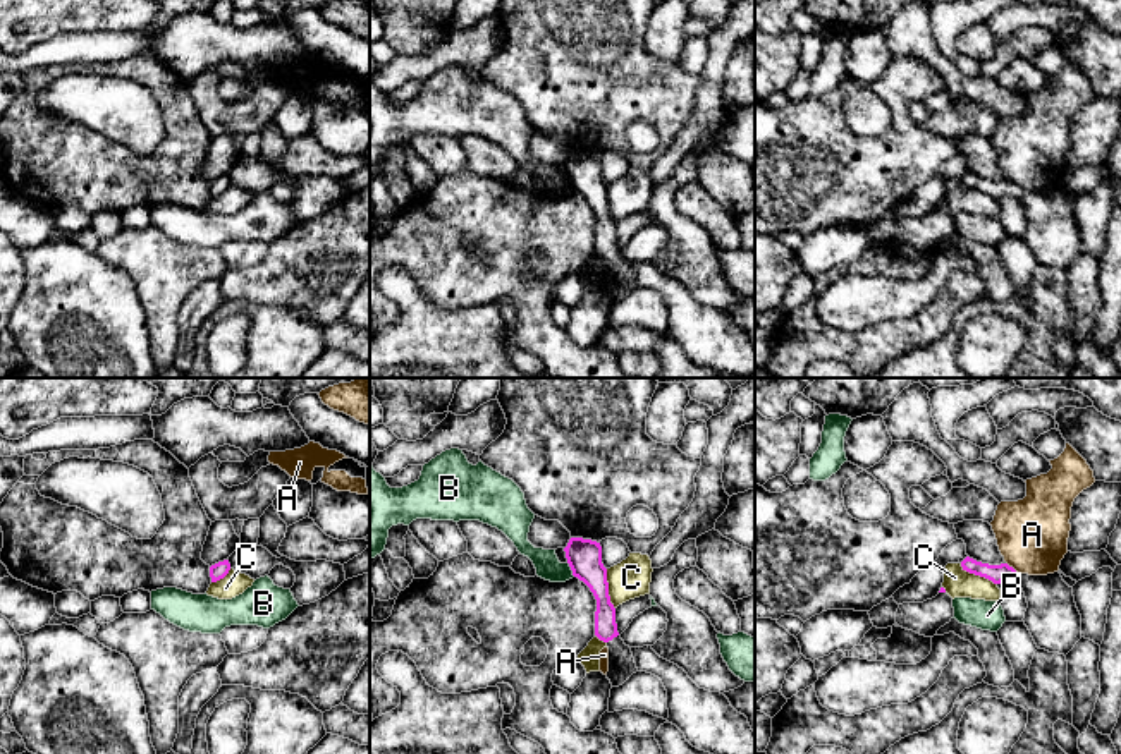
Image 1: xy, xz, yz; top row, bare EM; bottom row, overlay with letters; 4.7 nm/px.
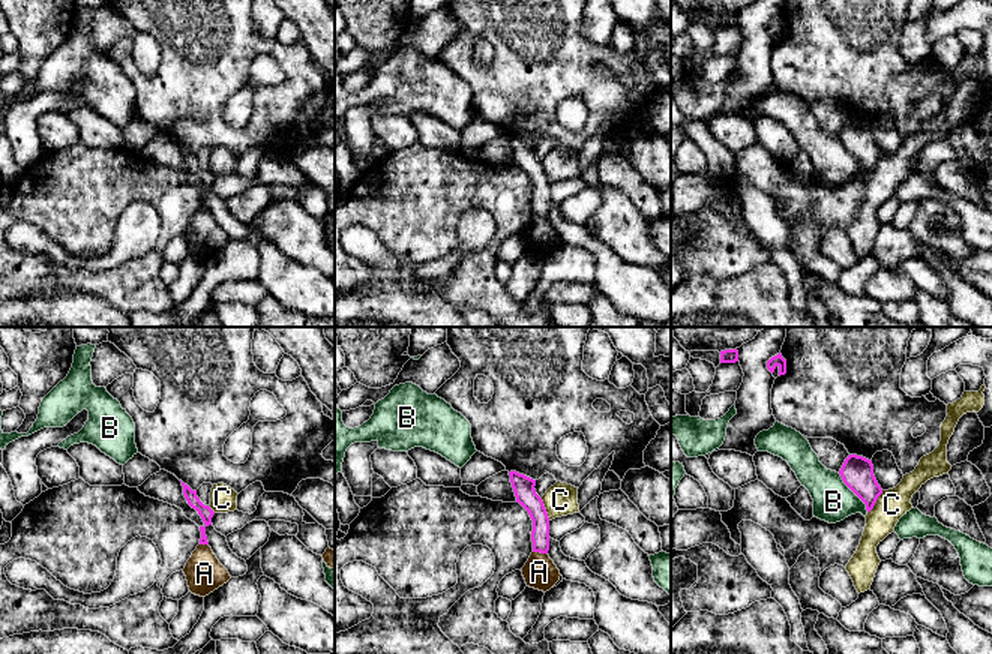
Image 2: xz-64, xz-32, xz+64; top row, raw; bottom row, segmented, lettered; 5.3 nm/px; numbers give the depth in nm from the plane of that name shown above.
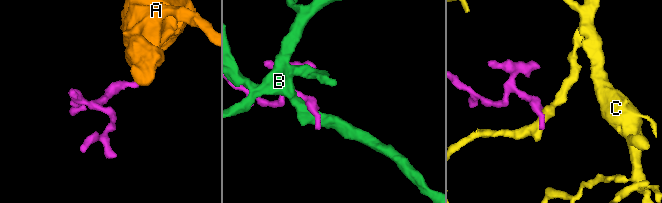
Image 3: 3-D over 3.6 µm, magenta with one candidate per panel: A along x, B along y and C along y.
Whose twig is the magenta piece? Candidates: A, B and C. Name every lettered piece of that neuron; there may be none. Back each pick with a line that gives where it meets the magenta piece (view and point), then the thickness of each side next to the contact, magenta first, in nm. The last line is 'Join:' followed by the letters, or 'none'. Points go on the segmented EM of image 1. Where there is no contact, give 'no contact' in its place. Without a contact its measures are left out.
Join: none

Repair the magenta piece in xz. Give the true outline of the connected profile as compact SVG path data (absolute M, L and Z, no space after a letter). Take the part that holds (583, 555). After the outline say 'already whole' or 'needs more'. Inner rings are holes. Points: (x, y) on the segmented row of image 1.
M571 538L564 548L573 575L583 581L597 599L595 635L609 648L607 678L612 687L622 685L638 672L631 648L617 632L616 608L610 603L607 569L602 563L602 546L597 541Z; needs more

